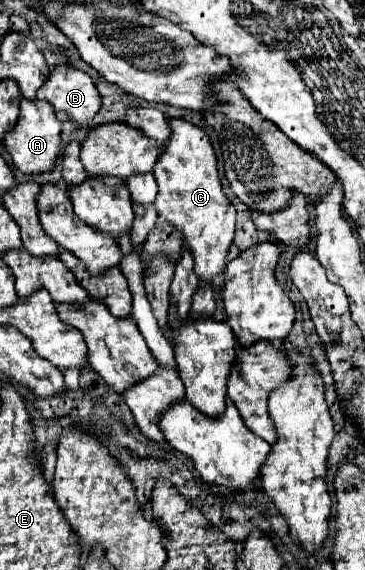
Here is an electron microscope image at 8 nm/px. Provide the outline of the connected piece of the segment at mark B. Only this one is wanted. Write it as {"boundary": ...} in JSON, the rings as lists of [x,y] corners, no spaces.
{"boundary":[[[57,66],[51,70],[47,82],[37,90],[37,98],[39,100],[47,100],[53,108],[57,118],[63,120],[71,120],[77,124],[87,124],[95,118],[95,114],[101,108],[101,96],[93,84],[93,80],[89,78],[89,74],[85,74],[83,70],[71,68],[71,66]]]}

